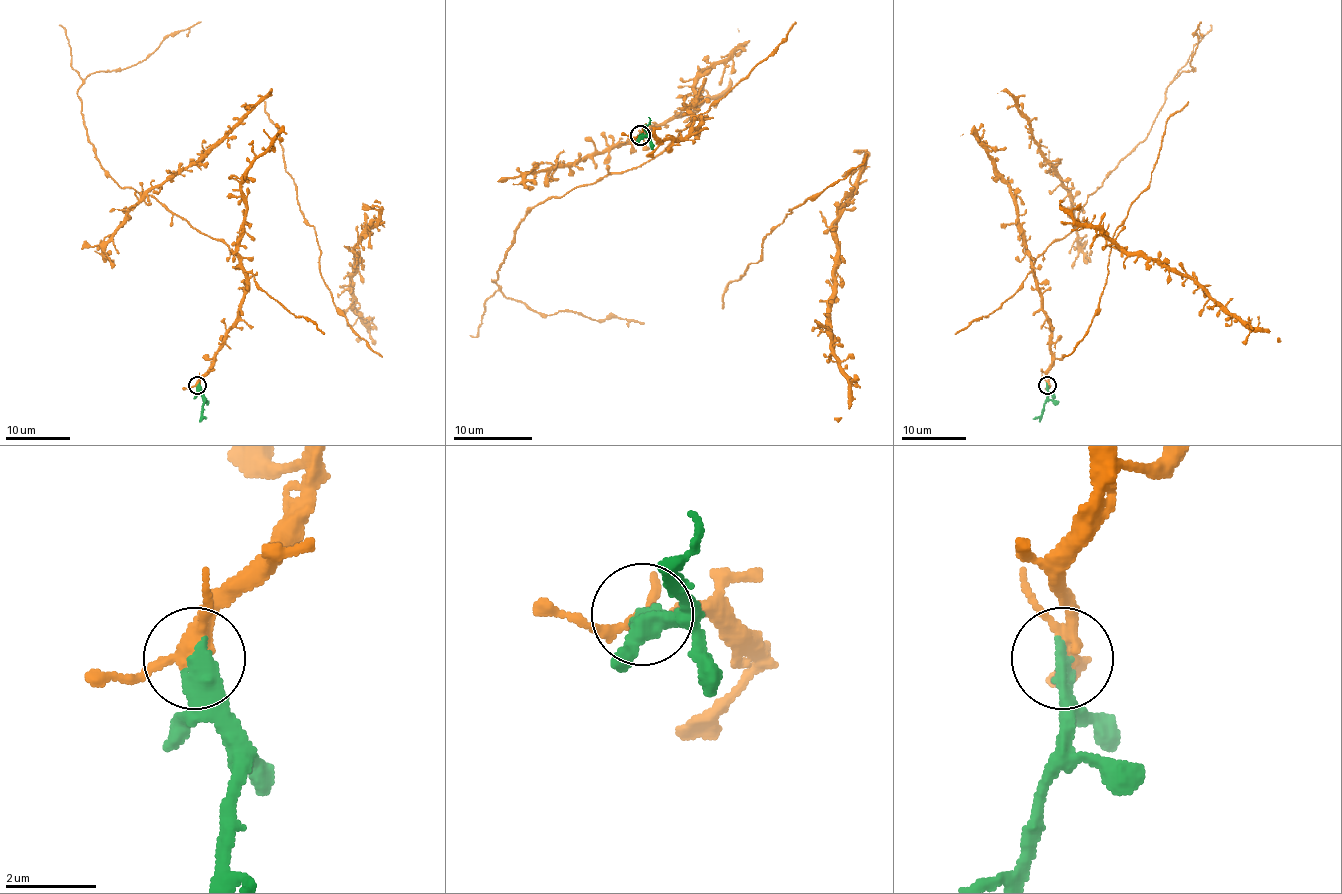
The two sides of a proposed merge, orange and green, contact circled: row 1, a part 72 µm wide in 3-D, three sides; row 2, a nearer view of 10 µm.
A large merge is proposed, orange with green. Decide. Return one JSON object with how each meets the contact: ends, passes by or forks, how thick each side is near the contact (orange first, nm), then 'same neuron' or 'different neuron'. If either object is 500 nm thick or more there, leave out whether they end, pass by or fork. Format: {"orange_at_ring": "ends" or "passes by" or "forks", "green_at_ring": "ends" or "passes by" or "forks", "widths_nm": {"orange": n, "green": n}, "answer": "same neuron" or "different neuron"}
{"orange_at_ring": "forks", "green_at_ring": "ends", "widths_nm": {"orange": 240, "green": 440}, "answer": "different neuron"}

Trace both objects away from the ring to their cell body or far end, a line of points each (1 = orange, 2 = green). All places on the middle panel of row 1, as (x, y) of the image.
1: (640, 134), (682, 138), (700, 122), (646, 162), (540, 201), (493, 280), (548, 316), (644, 323)
2: (640, 134), (646, 134), (650, 122), (648, 117)

